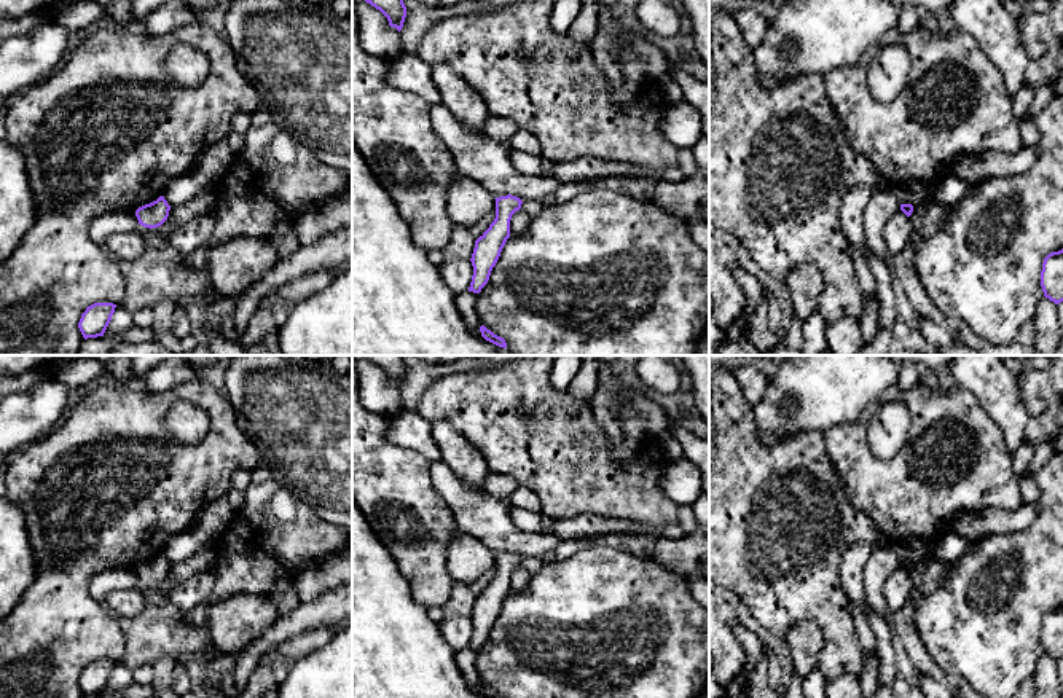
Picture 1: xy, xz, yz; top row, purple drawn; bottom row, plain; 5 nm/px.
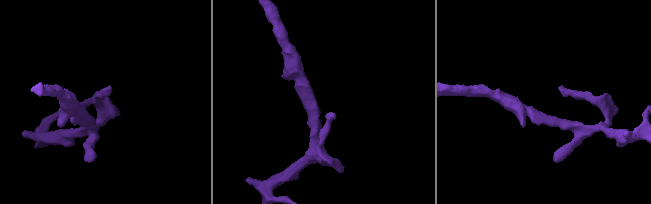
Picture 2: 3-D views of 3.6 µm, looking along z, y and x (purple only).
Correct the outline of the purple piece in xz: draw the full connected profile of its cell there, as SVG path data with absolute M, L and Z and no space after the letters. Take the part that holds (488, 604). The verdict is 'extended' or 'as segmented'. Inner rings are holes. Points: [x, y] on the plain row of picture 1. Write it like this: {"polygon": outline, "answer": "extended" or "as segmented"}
{"polygon": "M507 551L496 555L496 575L489 585L475 598L472 610L473 633L469 649L480 650L488 641L492 625L496 623L500 609L510 594L512 572L521 566L523 558Z", "answer": "as segmented"}

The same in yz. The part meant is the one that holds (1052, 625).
{"polygon": "M1063 606L1044 615L1041 644L1044 653L1055 661L1063 658Z", "answer": "as segmented"}

